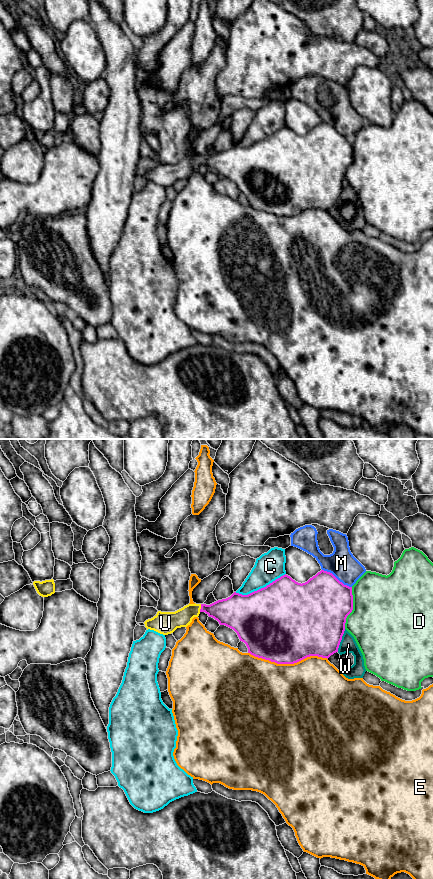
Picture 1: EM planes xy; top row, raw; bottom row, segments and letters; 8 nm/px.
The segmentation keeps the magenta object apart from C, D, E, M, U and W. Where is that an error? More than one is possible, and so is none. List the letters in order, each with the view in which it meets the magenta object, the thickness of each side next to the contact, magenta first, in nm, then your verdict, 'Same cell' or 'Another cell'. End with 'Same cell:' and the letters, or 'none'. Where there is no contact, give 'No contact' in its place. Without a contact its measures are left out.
C: Touches magenta in xy. Thickness 500 nm (magenta) against 220 nm. Another cell
D: Touches magenta in xy. Thickness 460 nm (magenta) against 500 nm. Another cell
E: Touches magenta in xy. Thickness 500 nm (magenta) against 500 nm. Another cell
M: Touches magenta in xy. Thickness 460 nm (magenta) against 220 nm. Another cell
U: Touches magenta in xy. Thickness 240 nm (magenta) against 150 nm. Same cell
W: Touches magenta in xy. Thickness 480 nm (magenta) against 130 nm. Another cell
Same cell: U

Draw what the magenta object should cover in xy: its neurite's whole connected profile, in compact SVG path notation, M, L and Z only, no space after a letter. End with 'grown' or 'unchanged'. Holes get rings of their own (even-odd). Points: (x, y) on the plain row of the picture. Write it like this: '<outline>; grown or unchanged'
M321 122L305 135L298 135L288 127L283 127L264 140L248 147L234 144L230 149L210 157L188 156L175 164L161 164L144 174L145 179L160 186L168 187L177 180L187 179L194 169L205 164L220 177L233 181L240 193L244 194L251 207L277 216L294 216L310 208L329 210L338 204L345 183L347 168L353 162L352 139L344 137L332 125Z; grown

